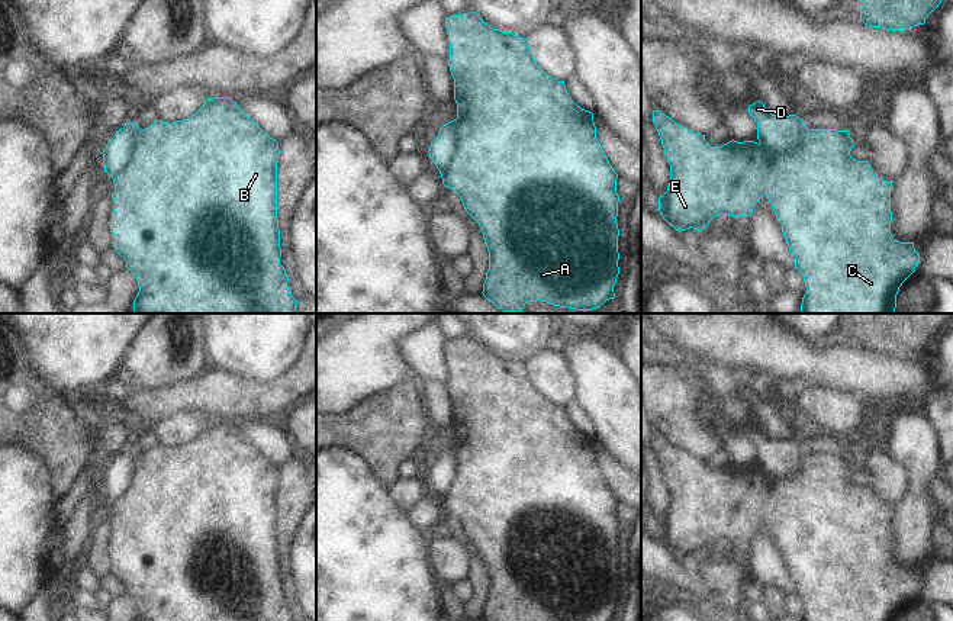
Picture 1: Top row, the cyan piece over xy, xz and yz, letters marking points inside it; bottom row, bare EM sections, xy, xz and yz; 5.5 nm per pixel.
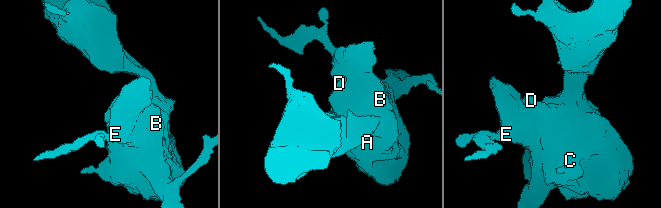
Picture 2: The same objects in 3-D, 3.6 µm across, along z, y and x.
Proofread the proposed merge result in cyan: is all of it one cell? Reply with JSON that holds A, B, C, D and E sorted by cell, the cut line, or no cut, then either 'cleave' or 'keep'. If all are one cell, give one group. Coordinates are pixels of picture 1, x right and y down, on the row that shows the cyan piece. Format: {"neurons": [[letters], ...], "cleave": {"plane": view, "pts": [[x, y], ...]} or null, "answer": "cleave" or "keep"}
{"neurons": [["A", "B", "C", "E"], ["D"]], "cleave": {"plane": "yz", "pts": [[805, 128], [804, 147], [798, 153], [770, 154], [759, 144]]}, "answer": "cleave"}

